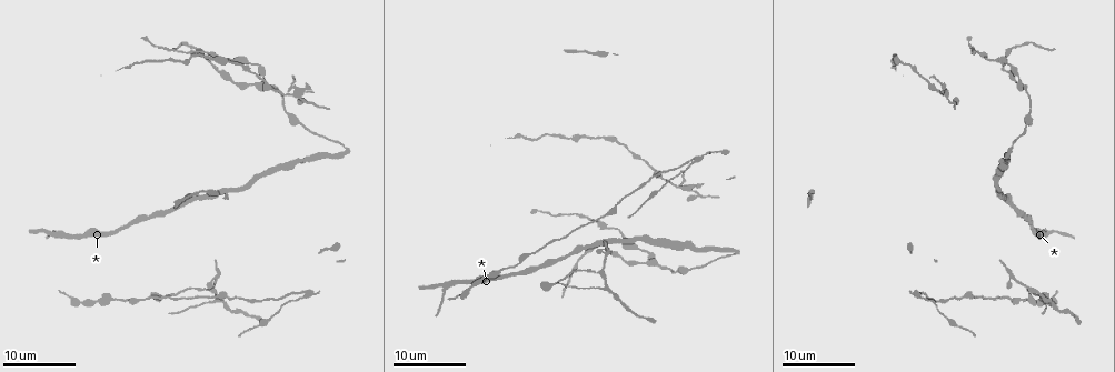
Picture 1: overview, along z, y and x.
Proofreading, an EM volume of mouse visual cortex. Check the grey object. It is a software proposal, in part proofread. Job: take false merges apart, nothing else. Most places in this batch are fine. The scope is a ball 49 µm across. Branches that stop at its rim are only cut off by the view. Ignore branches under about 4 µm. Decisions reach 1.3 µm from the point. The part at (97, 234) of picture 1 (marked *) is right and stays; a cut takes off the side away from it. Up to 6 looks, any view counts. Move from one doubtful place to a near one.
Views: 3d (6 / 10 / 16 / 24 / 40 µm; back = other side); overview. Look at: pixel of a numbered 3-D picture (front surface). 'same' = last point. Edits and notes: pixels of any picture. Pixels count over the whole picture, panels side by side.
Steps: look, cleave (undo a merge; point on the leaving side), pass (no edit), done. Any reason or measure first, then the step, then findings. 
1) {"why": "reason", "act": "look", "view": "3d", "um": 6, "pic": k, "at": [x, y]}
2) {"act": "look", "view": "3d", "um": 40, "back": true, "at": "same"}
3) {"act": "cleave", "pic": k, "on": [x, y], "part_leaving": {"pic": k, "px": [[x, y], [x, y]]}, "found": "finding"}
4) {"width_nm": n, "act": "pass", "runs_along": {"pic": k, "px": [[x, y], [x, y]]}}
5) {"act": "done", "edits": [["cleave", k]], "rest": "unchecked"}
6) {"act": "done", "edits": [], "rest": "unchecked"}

{"why": "thin arm on a thick one", "act": "look", "view": "3d", "um": 24, "pic": 1, "at": [1014, 277]}

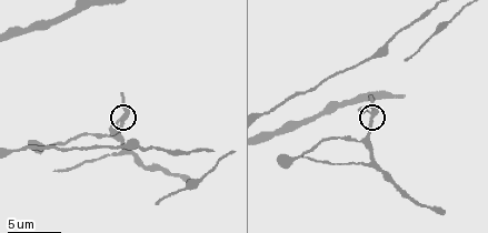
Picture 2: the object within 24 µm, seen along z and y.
{"act": "look", "view": "3d", "um": 10, "pic": 2, "at": [121, 122]}

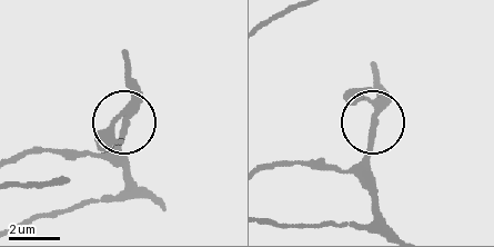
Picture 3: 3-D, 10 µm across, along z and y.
{"act": "look", "view": "3d", "um": 10, "back": true, "pic": 3, "at": [375, 115]}

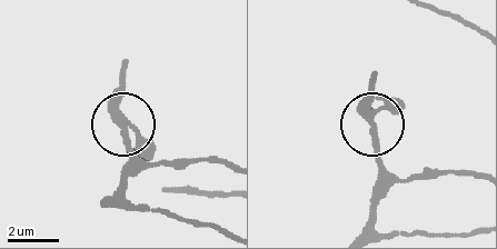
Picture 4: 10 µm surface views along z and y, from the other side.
{"arms": 3, "act": "pass", "found": "all the same cell"}

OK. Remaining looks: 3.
{"why": "calibre changes", "act": "look", "view": "3d", "um": 24, "pic": 1, "at": [111, 301]}

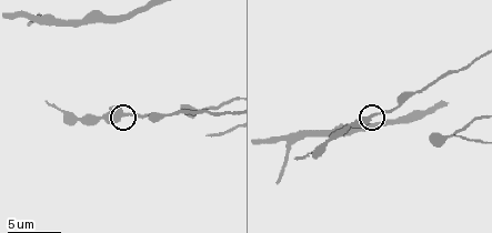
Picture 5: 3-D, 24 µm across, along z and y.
{"act": "look", "view": "3d", "um": 10, "pic": 5, "at": [123, 114]}

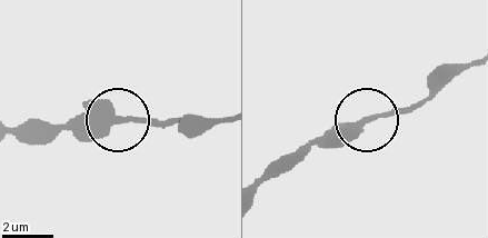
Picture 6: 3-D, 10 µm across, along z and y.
{"act": "pass", "found": "one cell here"}

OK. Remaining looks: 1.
{"act": "look", "view": "3d", "um": 6, "pic": 2, "at": [372, 167]}

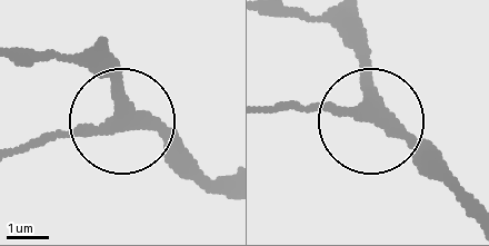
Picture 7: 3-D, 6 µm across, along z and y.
{"arms": 3, "act": "pass", "found": "one cell here"}

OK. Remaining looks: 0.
{"act": "done", "edits": [], "rest": "unchecked"}

